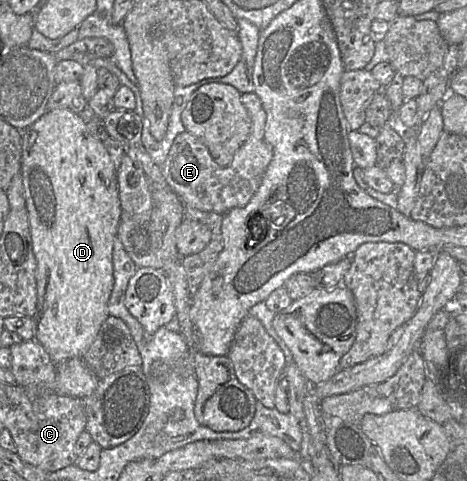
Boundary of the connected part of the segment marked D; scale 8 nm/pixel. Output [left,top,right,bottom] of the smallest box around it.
[21,109,122,364]

